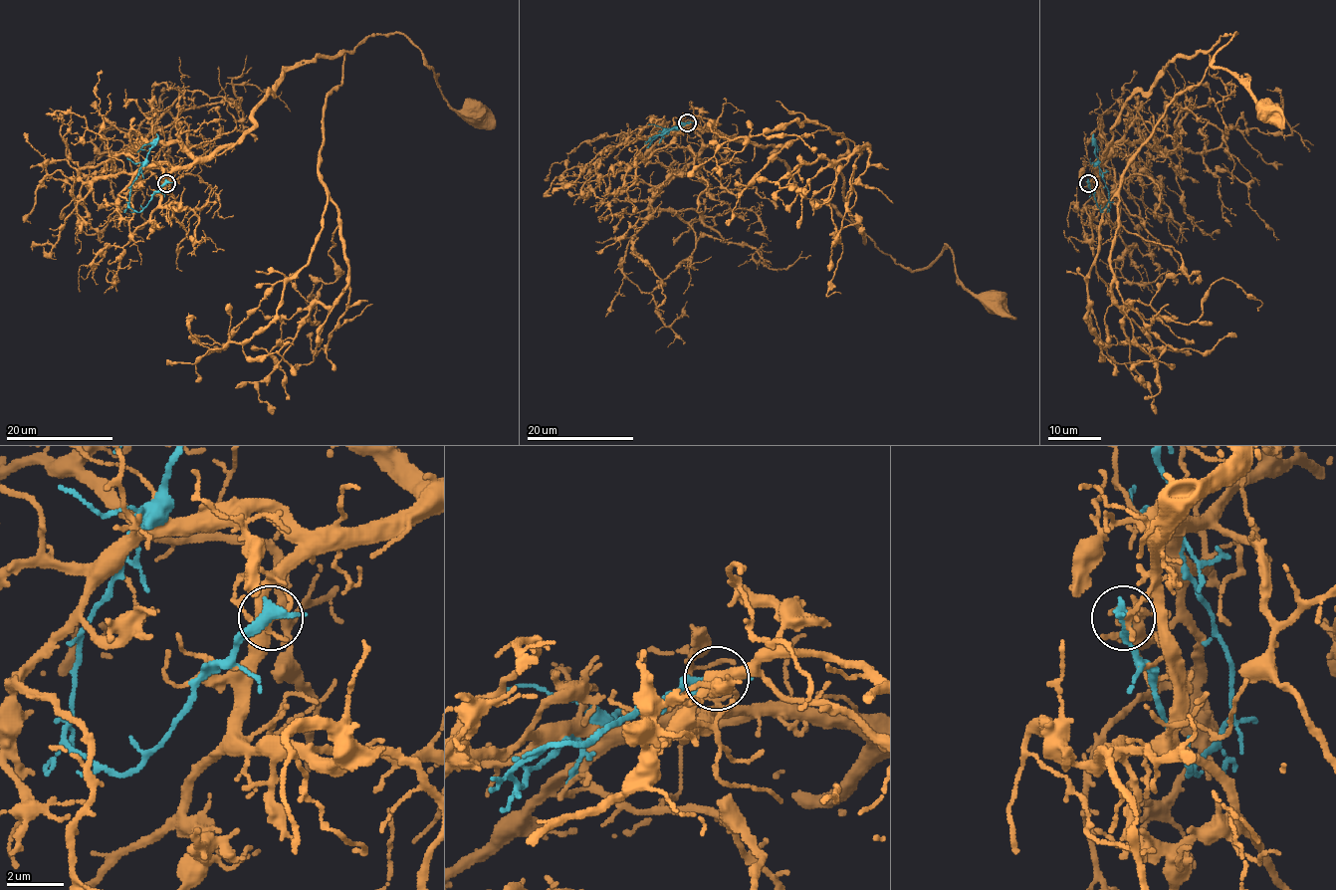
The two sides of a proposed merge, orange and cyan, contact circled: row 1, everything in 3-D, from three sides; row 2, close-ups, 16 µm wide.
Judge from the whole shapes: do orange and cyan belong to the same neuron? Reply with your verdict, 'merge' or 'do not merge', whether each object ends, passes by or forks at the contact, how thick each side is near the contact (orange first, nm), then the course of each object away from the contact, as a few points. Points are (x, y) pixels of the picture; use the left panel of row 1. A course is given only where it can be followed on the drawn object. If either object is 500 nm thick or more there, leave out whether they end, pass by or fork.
do not merge; orange ends there; cyan ends there; 190 nm thick on the orange side, 480 nm on the other; orange runs (166, 183), (173, 171), (231, 148), (286, 72), (375, 35), (403, 33), (446, 102), (473, 114); cyan runs (166, 183), (138, 212), (127, 204), (130, 186), (152, 145), (145, 144), (137, 152)

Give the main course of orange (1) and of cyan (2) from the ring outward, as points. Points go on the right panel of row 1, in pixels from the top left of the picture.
1: (1089, 183), (1124, 105), (1168, 63), (1209, 51), (1222, 36), (1236, 33), (1213, 64), (1263, 114)
2: (1088, 183), (1100, 212), (1107, 204), (1107, 186), (1100, 175), (1094, 144), (1097, 152)

